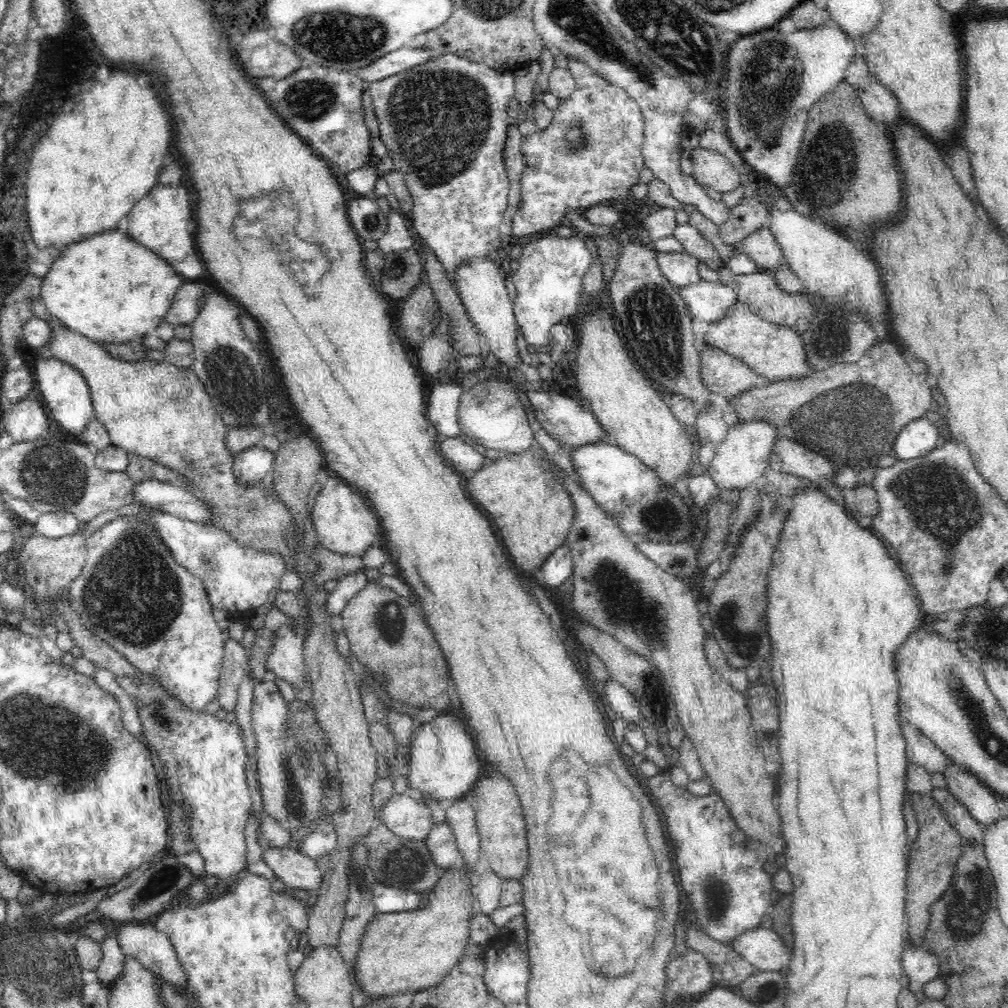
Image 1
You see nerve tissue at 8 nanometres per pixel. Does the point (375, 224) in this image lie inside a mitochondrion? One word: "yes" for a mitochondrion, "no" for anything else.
yes

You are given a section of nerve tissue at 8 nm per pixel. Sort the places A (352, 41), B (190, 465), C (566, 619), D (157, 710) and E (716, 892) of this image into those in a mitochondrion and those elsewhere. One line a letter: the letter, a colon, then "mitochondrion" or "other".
A: mitochondrion
B: mitochondrion
C: other
D: mitochondrion
E: mitochondrion

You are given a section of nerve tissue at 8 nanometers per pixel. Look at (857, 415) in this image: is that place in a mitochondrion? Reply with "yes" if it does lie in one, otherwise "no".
yes

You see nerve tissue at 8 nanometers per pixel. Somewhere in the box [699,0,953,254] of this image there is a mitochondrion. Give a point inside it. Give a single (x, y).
(761, 114)

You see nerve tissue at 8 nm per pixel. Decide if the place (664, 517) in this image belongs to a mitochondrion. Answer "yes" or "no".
yes

